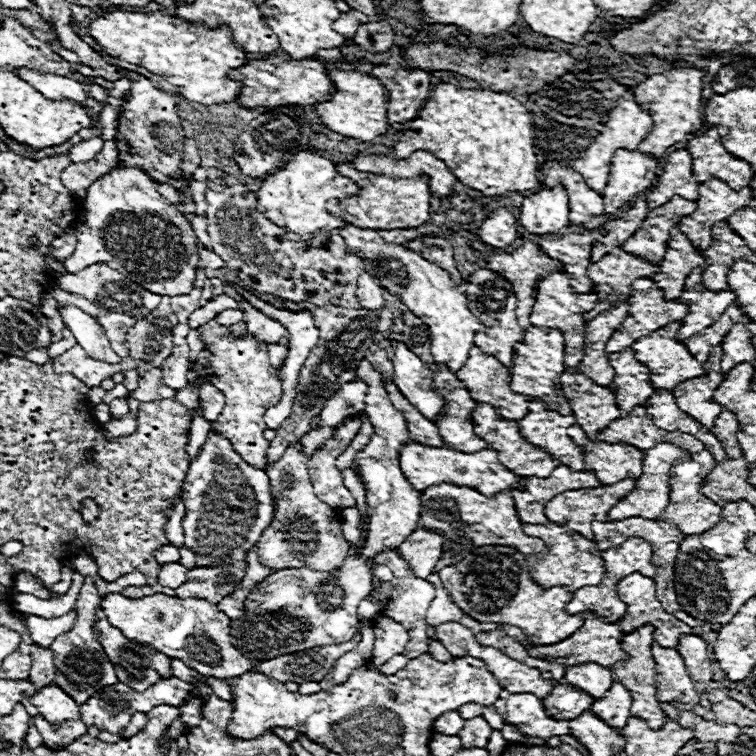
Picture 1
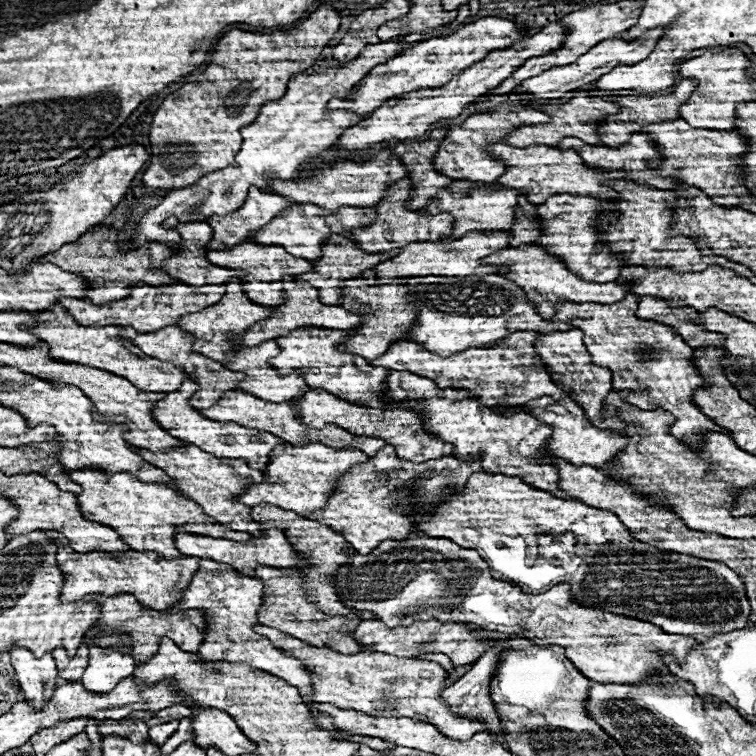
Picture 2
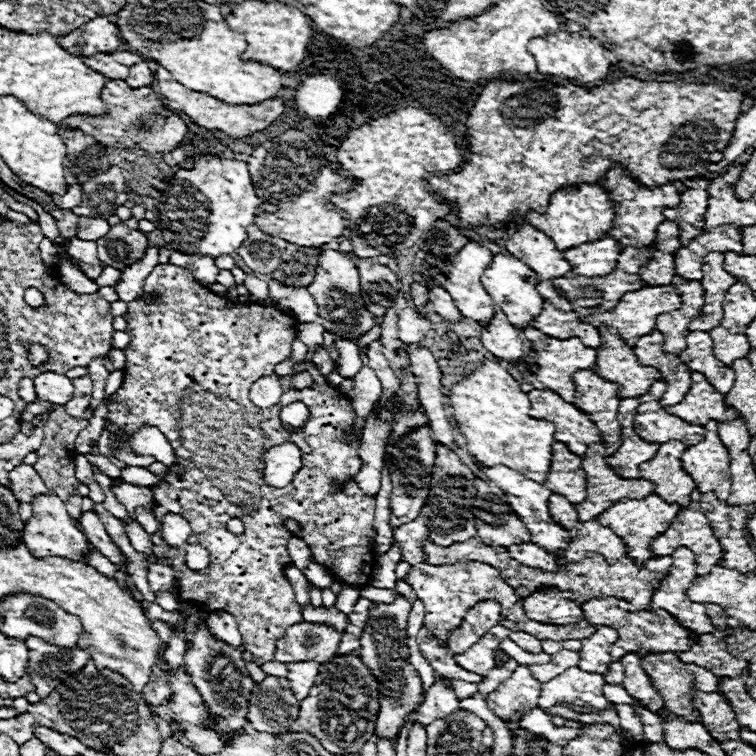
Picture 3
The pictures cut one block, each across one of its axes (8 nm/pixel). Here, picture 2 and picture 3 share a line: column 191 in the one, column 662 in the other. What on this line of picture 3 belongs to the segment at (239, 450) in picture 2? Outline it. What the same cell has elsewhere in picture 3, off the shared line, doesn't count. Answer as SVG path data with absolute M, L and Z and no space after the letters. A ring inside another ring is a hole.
M660 380L648 390L648 394L640 398L644 402L638 406L636 432L646 442L664 444L668 440L680 440L688 446L698 444L700 440L704 440L704 426L694 426L680 420L678 416L670 416L660 404L660 398L664 396L666 388L668 384Z

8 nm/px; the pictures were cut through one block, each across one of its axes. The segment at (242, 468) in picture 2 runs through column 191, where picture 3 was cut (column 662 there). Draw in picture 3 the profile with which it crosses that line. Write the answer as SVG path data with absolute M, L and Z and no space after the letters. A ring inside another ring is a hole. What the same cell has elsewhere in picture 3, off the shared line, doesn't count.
M666 442L652 460L640 464L640 478L654 480L656 494L664 502L680 504L682 508L690 504L690 494L696 488L692 476L688 476L680 462L686 448L682 442Z

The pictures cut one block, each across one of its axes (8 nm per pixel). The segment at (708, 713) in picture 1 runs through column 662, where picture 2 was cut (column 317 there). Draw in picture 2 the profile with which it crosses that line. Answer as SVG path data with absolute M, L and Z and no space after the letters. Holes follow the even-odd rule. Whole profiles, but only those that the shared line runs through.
M272 628L272 644L288 656L302 660L304 668L312 668L312 696L314 702L328 702L338 708L352 708L368 716L384 718L412 718L436 726L444 736L454 740L470 740L486 726L476 720L460 718L448 710L442 700L446 670L430 660L398 658L382 652L364 650L358 654L342 654L332 648L316 648L298 638L286 636Z

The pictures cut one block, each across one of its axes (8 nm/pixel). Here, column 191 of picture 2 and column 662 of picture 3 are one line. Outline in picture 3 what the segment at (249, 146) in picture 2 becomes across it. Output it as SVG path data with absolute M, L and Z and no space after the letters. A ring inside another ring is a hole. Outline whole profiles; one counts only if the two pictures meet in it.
M614 166L606 172L604 180L600 182L608 192L610 192L610 200L616 208L616 220L610 228L610 236L622 244L622 246L632 246L636 250L644 250L654 246L656 242L656 228L658 224L664 222L664 208L676 208L680 204L680 194L674 188L674 184L662 184L658 188L642 188L640 184L636 184L636 180L630 180L630 174L624 172L620 166Z

